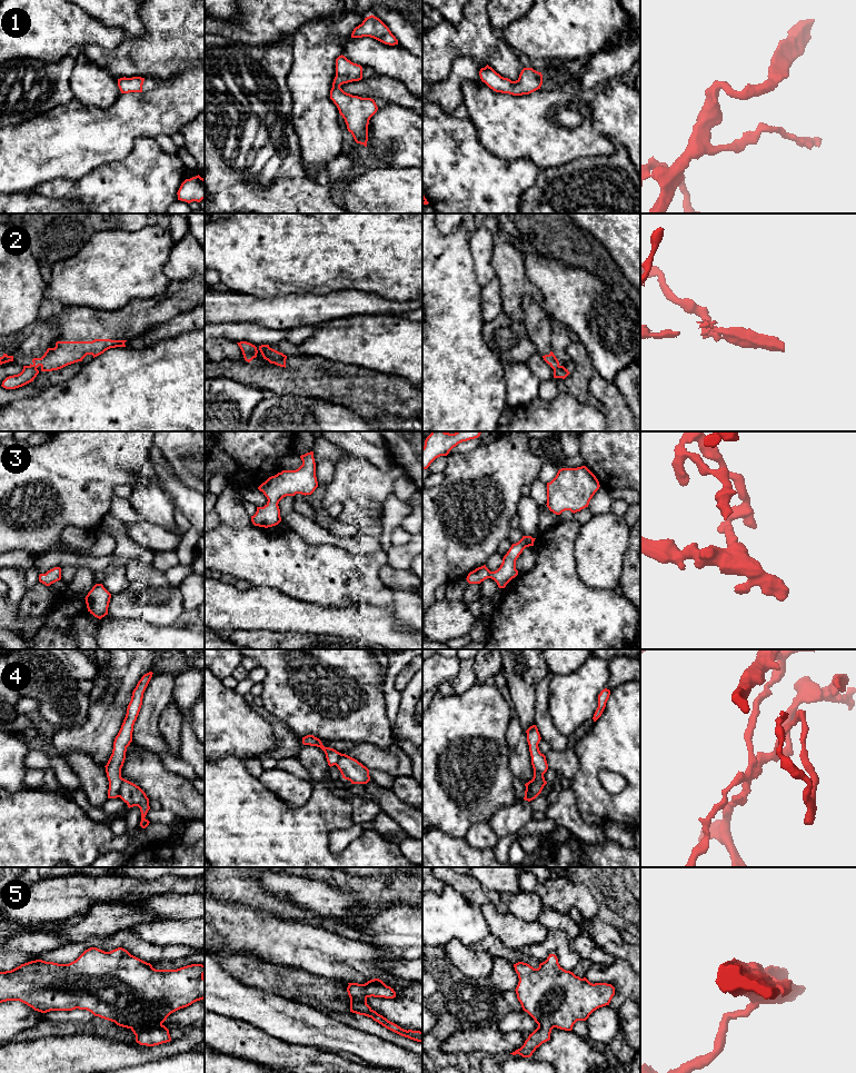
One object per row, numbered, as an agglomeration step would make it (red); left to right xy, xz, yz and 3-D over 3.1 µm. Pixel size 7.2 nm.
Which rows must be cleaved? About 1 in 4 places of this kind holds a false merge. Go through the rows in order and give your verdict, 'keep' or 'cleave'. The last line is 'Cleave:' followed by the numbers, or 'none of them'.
1: keep
2: cleave
3: keep
4: cleave
5: keep
Cleave: 2, 4

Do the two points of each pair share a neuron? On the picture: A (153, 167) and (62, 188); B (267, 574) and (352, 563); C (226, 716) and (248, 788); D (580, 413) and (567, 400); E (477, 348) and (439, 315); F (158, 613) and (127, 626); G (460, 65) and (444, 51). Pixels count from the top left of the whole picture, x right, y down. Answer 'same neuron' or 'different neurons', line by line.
A: same neuron
B: same neuron
C: different neurons
D: same neuron
E: same neuron
F: different neurons
G: different neurons

